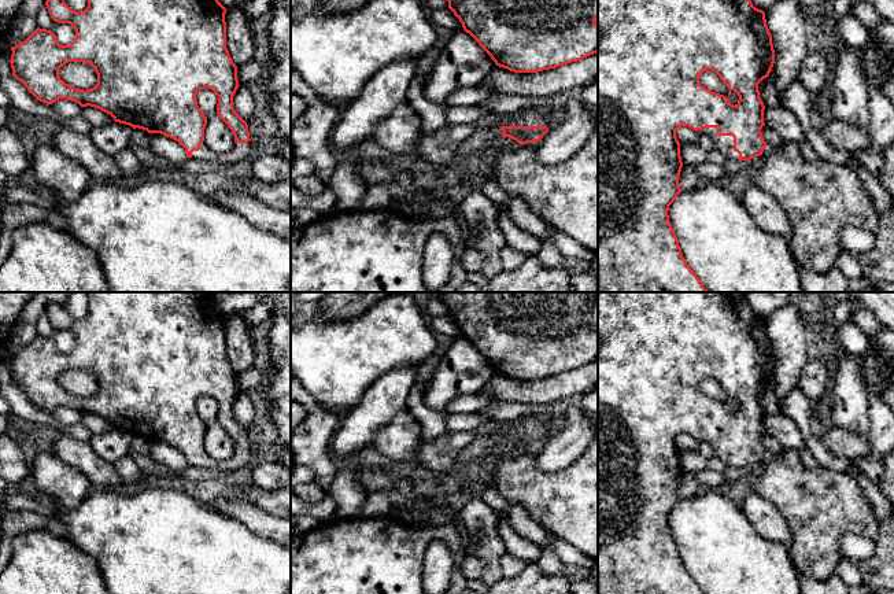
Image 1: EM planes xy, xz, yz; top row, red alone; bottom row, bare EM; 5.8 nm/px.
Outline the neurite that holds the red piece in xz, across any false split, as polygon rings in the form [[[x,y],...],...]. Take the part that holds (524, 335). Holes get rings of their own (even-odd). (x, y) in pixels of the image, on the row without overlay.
[[[442,292],[448,316],[496,373],[536,380],[581,368],[598,359],[598,292]]]

